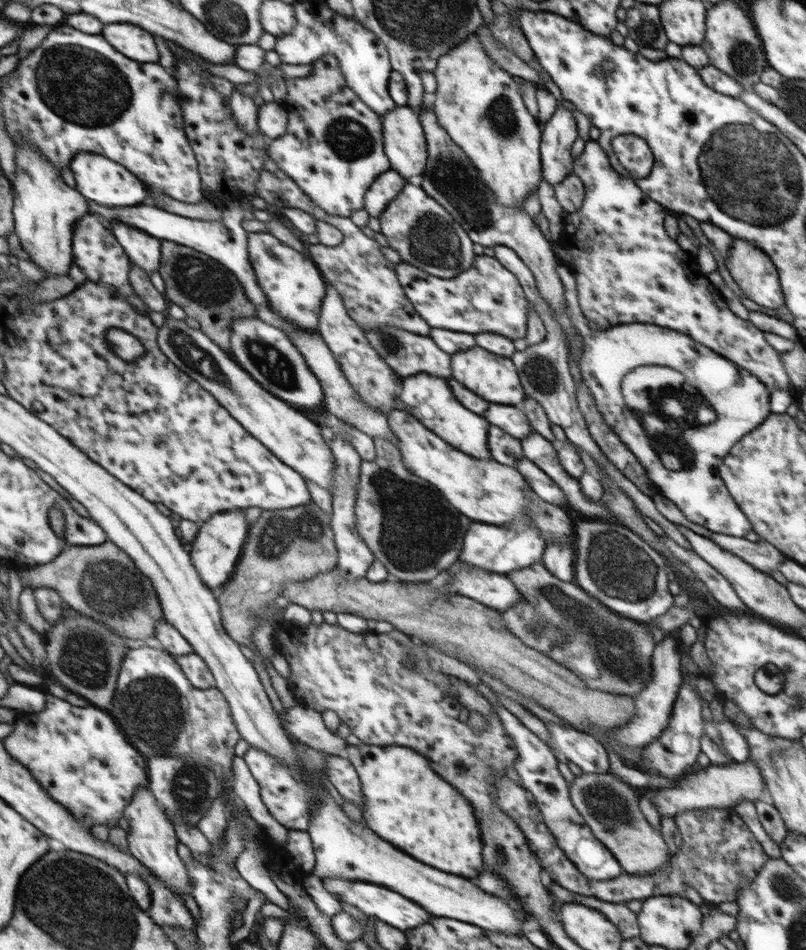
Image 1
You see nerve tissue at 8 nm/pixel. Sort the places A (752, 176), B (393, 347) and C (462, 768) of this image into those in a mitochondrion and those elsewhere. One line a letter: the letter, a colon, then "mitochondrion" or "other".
A: mitochondrion
B: mitochondrion
C: mitochondrion

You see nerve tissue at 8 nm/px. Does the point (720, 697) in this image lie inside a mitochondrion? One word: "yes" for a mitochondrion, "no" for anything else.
no

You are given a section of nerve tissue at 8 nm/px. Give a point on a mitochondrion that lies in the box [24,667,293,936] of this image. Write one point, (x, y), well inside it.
(153, 706)

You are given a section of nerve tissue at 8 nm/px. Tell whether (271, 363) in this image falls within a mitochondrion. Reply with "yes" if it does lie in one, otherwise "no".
yes

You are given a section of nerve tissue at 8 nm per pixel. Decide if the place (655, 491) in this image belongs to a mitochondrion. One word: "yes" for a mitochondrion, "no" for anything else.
no

